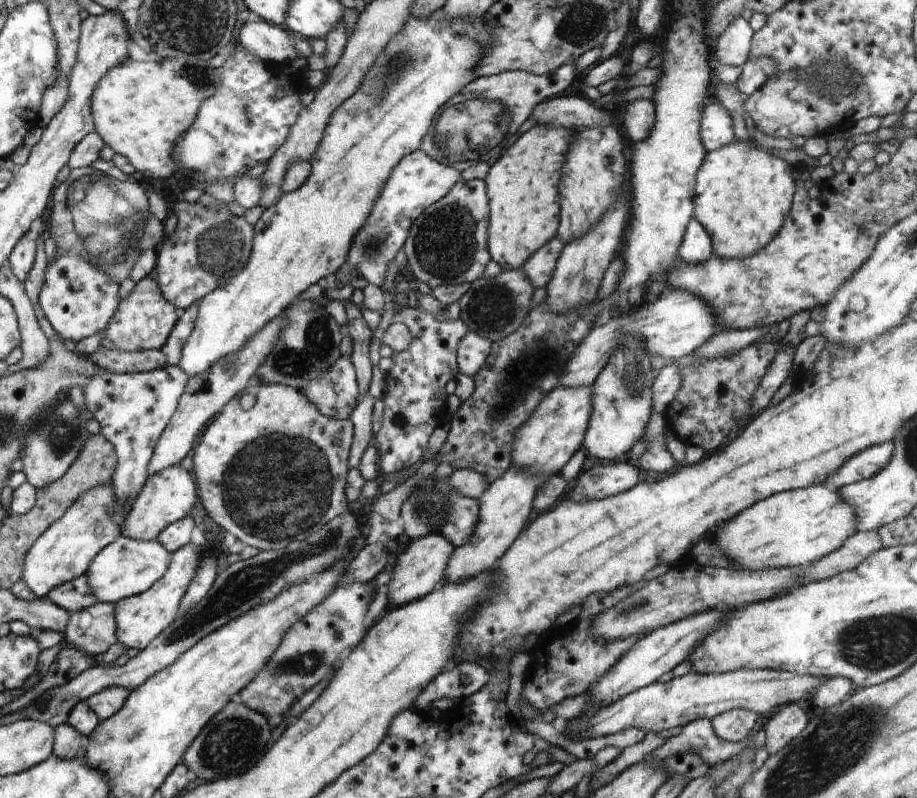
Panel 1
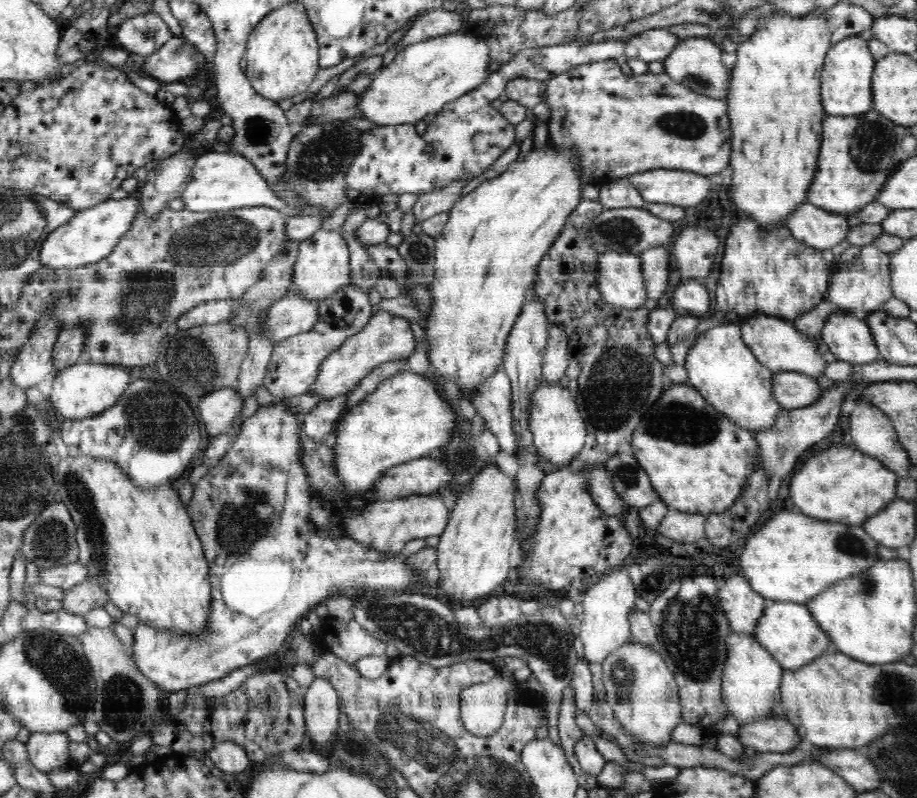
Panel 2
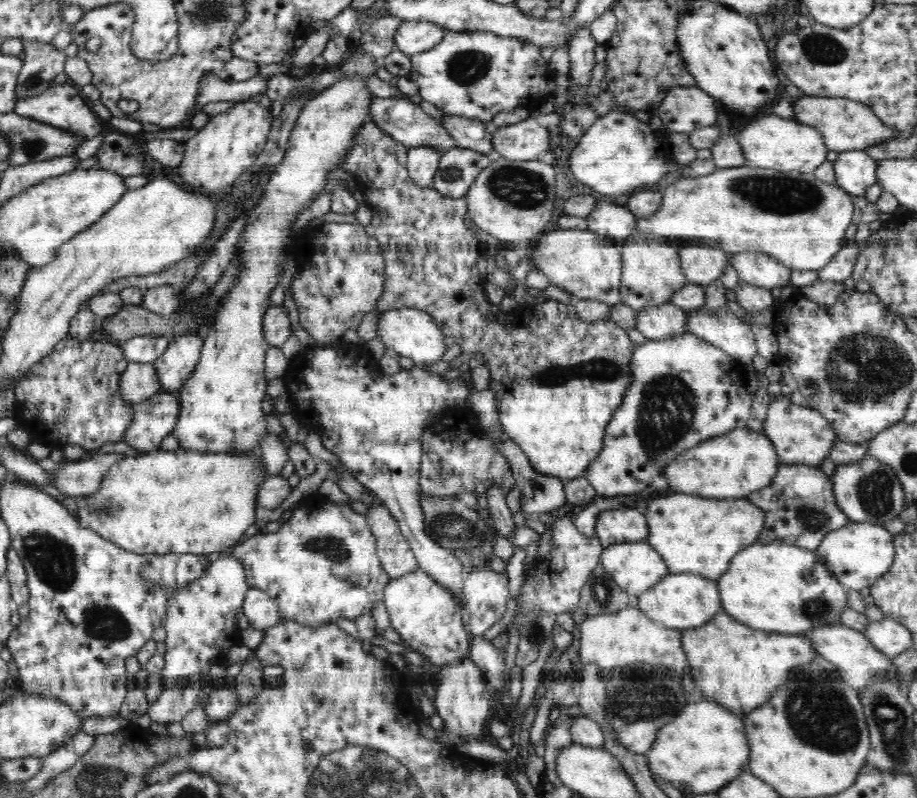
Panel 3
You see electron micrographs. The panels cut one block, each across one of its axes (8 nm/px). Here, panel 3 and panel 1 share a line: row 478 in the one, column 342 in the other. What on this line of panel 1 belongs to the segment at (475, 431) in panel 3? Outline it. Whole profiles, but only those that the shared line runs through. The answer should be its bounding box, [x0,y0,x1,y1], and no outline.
[194,382,354,551]

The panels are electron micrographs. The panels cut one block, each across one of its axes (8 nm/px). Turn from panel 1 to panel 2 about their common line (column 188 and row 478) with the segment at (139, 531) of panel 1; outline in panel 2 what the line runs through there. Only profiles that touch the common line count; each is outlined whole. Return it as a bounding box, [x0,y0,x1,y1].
[435,464,518,602]

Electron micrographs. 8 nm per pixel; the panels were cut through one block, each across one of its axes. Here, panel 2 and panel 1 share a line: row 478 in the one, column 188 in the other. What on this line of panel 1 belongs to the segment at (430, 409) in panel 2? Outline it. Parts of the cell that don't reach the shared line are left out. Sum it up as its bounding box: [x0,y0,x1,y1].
[179,9,492,376]

